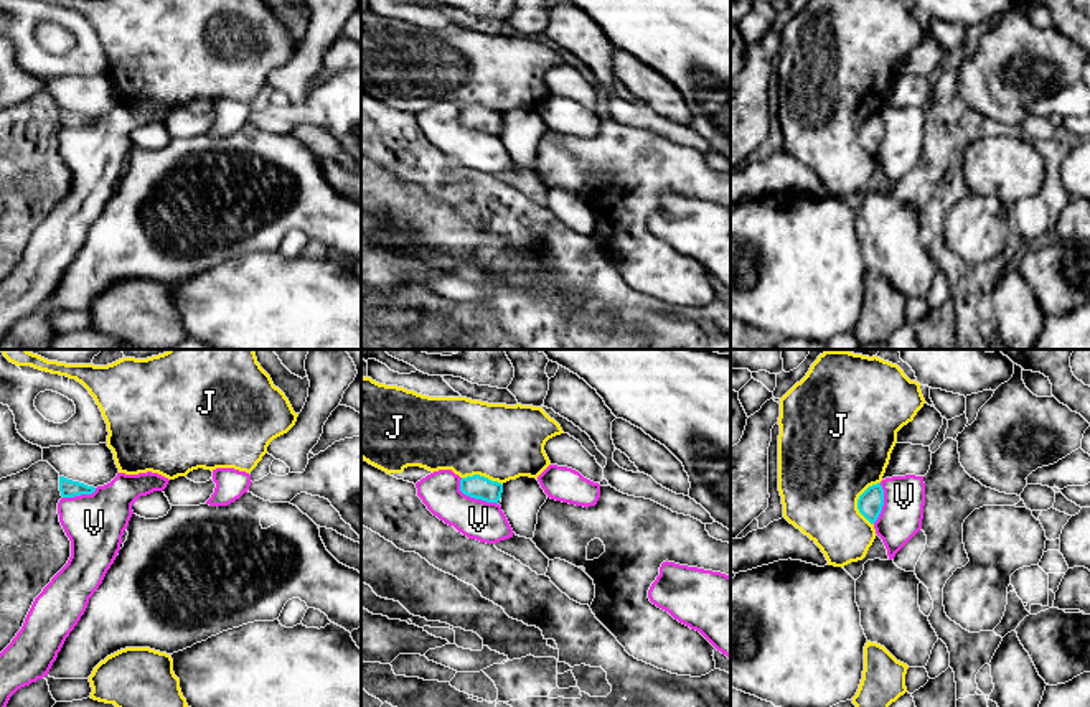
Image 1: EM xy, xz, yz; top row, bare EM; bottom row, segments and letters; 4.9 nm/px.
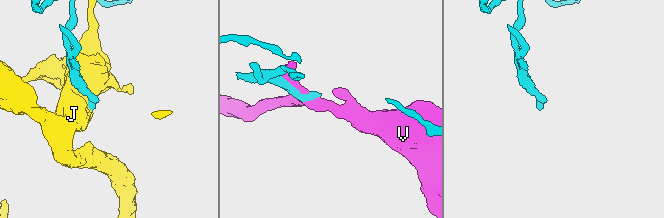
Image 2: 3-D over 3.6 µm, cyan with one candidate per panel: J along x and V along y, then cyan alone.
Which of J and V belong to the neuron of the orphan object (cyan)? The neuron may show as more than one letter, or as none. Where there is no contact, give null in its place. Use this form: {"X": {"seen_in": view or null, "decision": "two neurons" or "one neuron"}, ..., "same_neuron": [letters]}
{"J": {"seen_in": "yz", "decision": "two neurons"}, "V": {"seen_in": "xz", "decision": "two neurons"}, "same_neuron": []}

